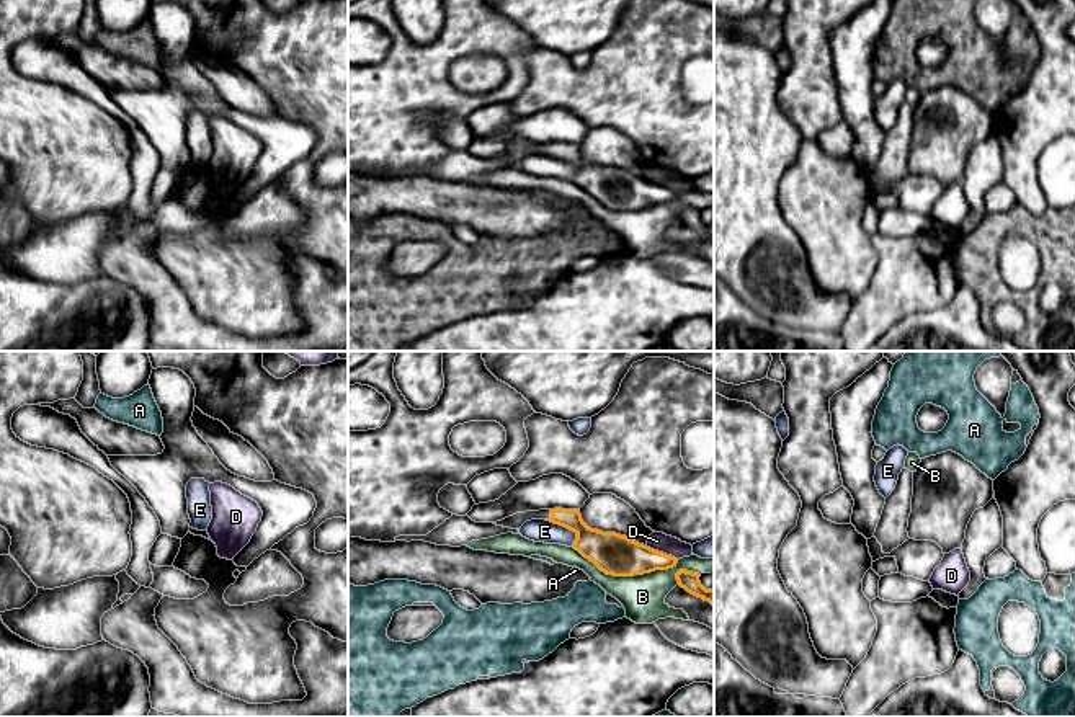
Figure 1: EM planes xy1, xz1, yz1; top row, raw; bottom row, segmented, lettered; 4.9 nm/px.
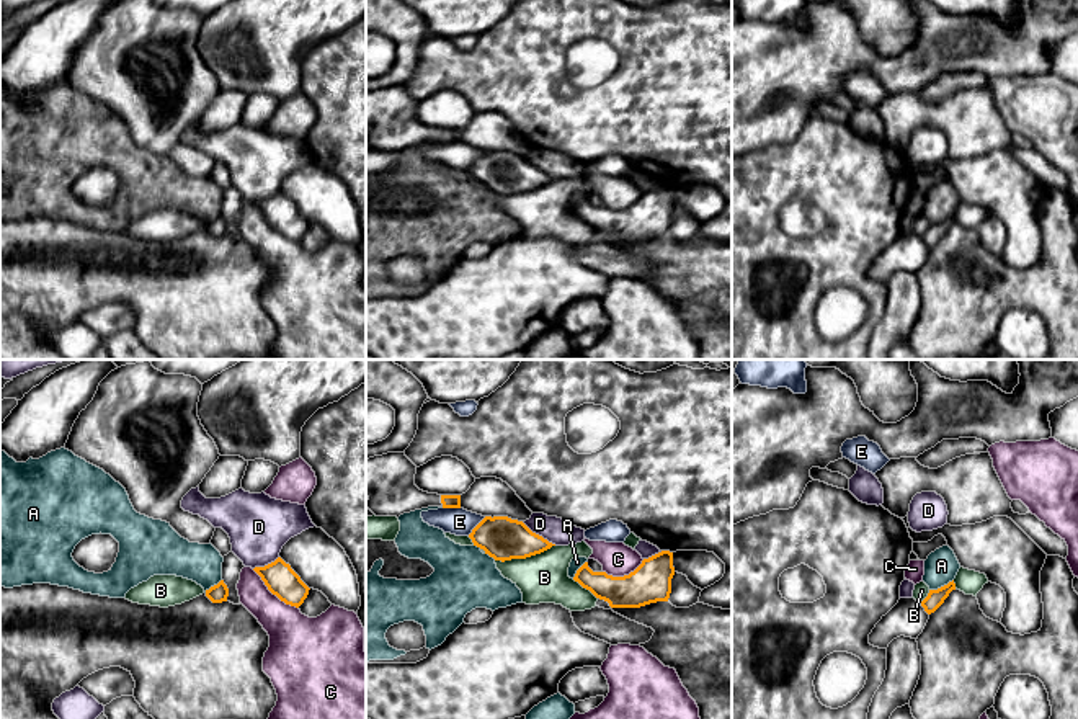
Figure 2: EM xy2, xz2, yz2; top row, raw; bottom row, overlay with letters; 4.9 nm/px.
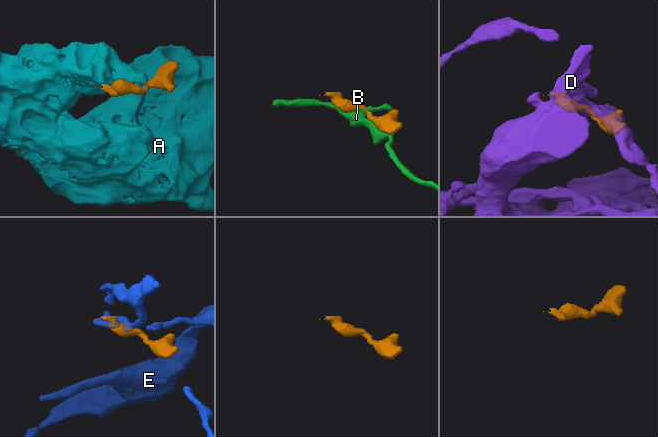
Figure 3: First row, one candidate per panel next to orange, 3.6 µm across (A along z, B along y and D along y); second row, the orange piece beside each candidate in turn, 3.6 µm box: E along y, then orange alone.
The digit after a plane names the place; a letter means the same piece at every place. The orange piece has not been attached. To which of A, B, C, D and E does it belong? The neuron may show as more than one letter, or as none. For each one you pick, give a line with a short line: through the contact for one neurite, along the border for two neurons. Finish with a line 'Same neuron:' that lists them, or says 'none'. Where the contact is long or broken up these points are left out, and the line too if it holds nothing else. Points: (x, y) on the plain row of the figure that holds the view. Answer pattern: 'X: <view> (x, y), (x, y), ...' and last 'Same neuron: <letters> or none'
Same neuron: none

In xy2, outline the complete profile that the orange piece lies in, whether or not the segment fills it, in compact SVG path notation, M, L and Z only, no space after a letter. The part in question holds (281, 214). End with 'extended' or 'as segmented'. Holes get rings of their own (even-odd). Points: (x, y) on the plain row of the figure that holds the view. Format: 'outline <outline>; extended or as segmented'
outline M281 191L265 201L253 203L268 224L286 239L299 242L309 229L309 221Z; as segmented

